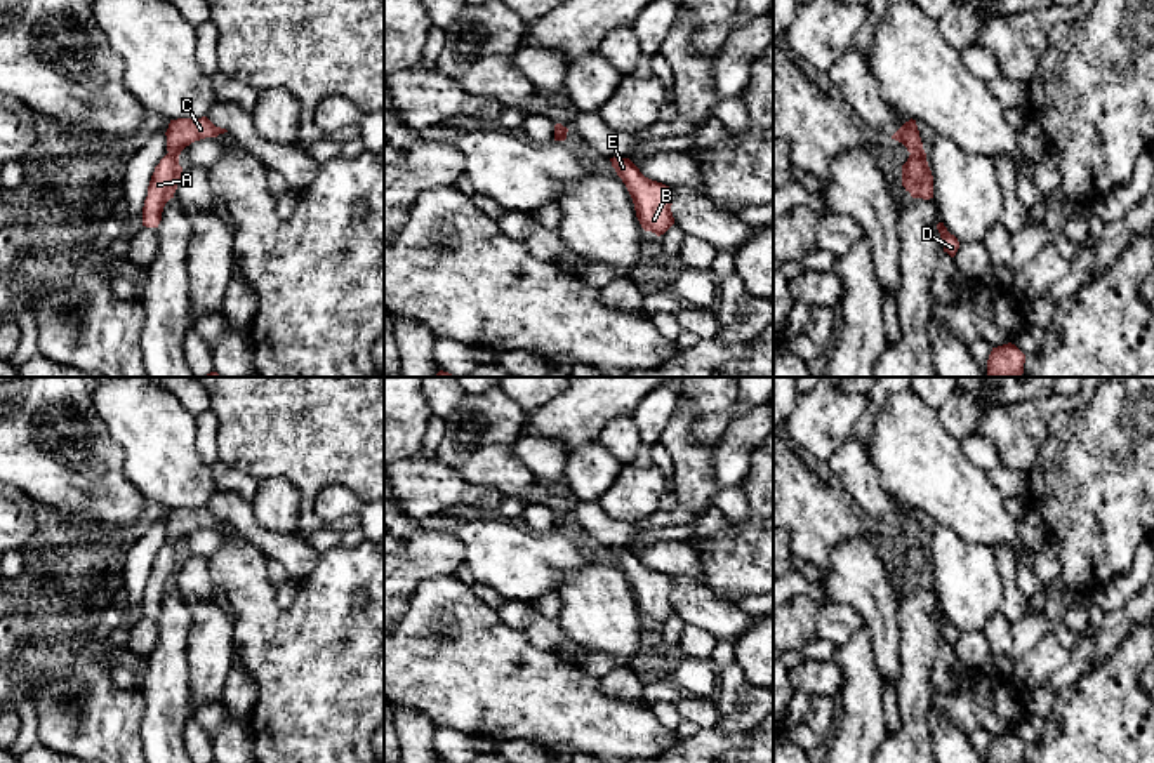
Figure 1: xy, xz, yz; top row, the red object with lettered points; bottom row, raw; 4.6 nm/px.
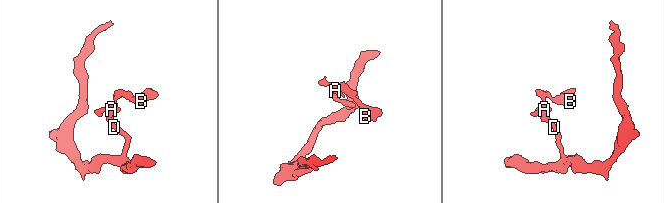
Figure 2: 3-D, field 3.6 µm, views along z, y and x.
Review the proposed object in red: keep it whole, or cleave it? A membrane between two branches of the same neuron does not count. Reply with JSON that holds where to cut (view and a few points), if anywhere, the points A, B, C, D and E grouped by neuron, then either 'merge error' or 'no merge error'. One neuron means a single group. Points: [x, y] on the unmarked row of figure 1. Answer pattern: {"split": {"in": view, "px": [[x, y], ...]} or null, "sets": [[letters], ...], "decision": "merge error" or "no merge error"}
{"split": null, "sets": [["A", "B", "C", "D", "E"]], "decision": "no merge error"}

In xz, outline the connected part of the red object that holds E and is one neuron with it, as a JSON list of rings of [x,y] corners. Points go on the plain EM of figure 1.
[[[613,546],[610,551],[633,587],[641,617],[664,624],[674,614],[671,577],[645,567],[629,547]]]

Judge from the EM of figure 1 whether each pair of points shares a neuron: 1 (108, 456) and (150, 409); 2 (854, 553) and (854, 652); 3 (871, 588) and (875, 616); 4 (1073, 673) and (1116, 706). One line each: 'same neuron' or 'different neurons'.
1: different neurons
2: different neurons
3: same neuron
4: different neurons

